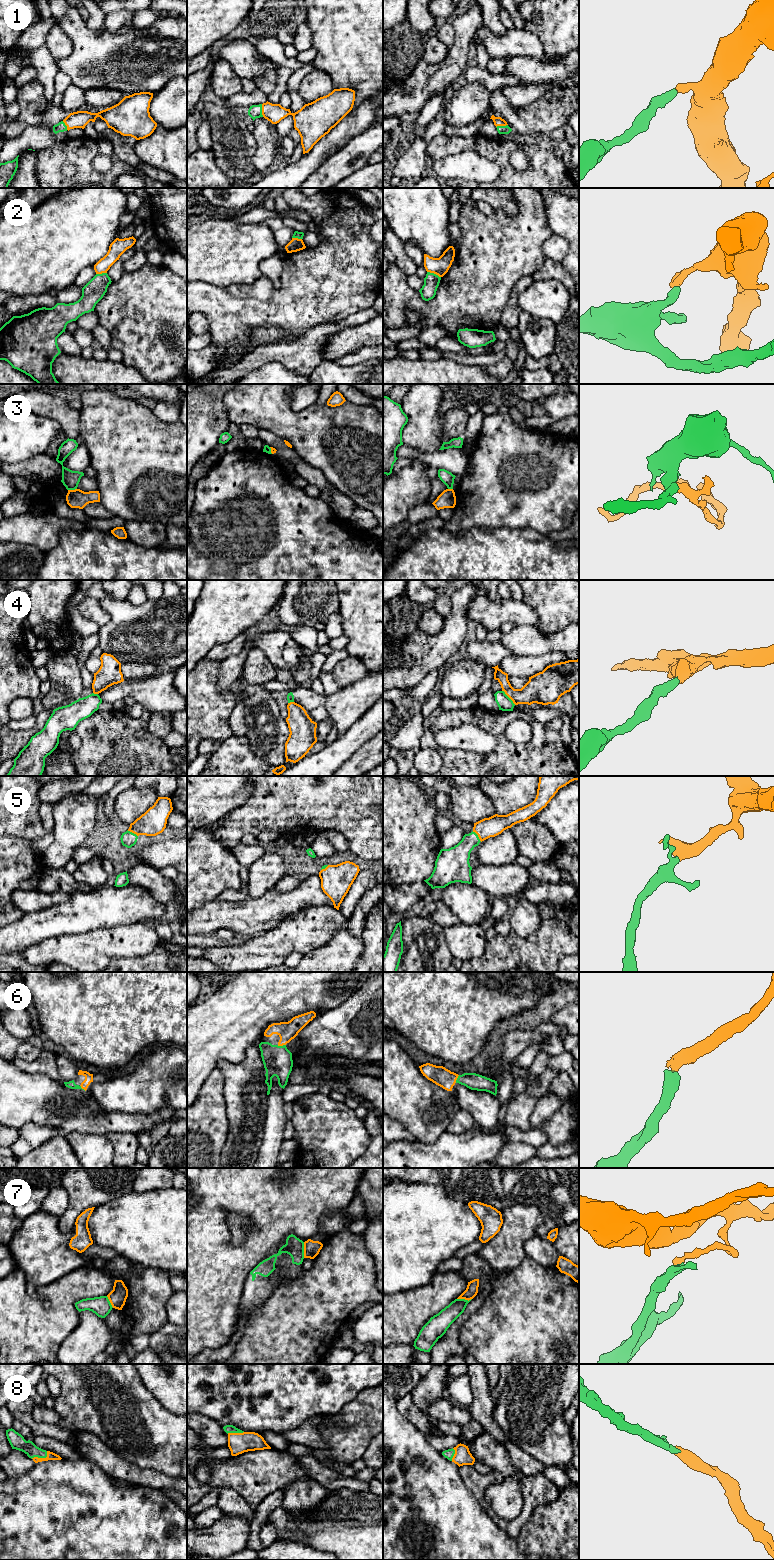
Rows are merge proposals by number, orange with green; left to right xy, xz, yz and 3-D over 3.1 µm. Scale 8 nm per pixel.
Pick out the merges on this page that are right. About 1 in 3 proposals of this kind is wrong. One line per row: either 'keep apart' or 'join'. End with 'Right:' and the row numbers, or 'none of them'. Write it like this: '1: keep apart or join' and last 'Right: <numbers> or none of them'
1: join
2: keep apart
3: keep apart
4: keep apart
5: join
6: join
7: keep apart
8: join
Right: 1, 5, 6, 8

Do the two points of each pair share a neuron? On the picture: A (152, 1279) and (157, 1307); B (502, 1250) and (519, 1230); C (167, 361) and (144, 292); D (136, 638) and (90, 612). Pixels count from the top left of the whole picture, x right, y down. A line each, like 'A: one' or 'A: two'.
A: one
B: one
C: one
D: two

